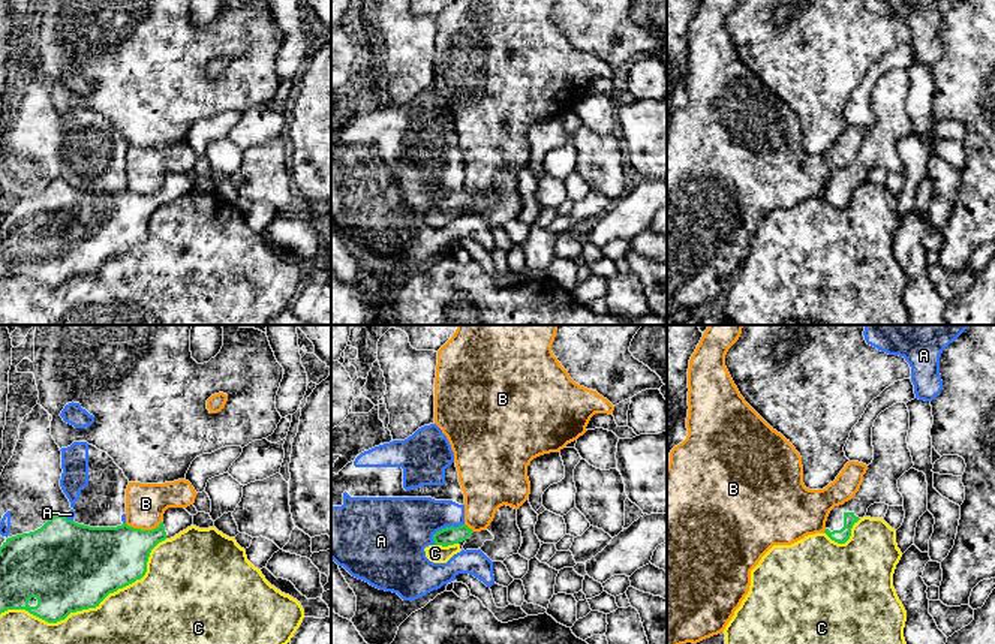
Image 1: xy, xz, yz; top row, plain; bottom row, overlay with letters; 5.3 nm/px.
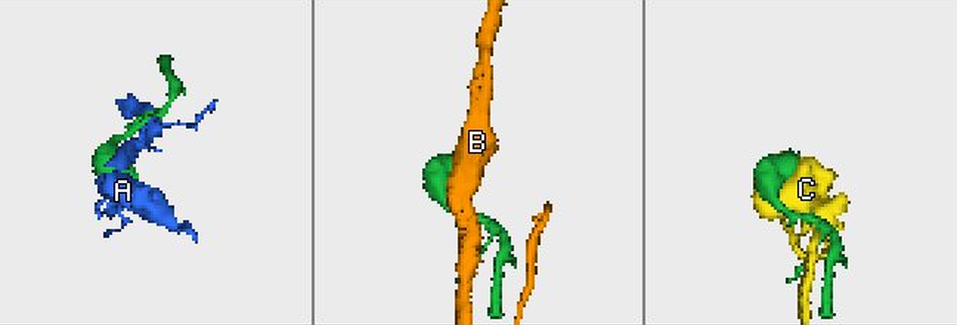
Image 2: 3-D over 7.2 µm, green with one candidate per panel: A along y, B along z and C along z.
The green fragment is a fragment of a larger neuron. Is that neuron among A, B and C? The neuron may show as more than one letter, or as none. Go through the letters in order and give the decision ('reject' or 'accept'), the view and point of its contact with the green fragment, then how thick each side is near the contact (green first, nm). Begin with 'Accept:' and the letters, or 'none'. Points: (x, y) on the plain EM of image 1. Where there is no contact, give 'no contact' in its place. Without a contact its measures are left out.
Accept: none
A: reject; meets green in xz at (445, 192); 100 nm thick on the green side, 340 nm on the other
B: reject; meets green in xy at (143, 195); 340 nm thick on the green side, 220 nm on the other
C: reject; meets green in xy at (90, 271); 480 nm thick on the green side, 480 nm on the other

